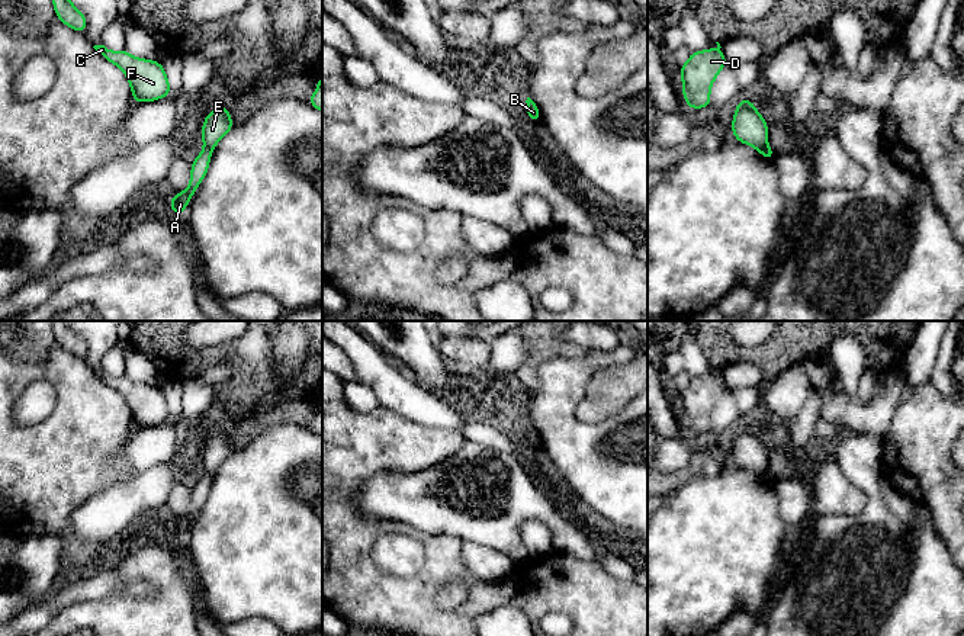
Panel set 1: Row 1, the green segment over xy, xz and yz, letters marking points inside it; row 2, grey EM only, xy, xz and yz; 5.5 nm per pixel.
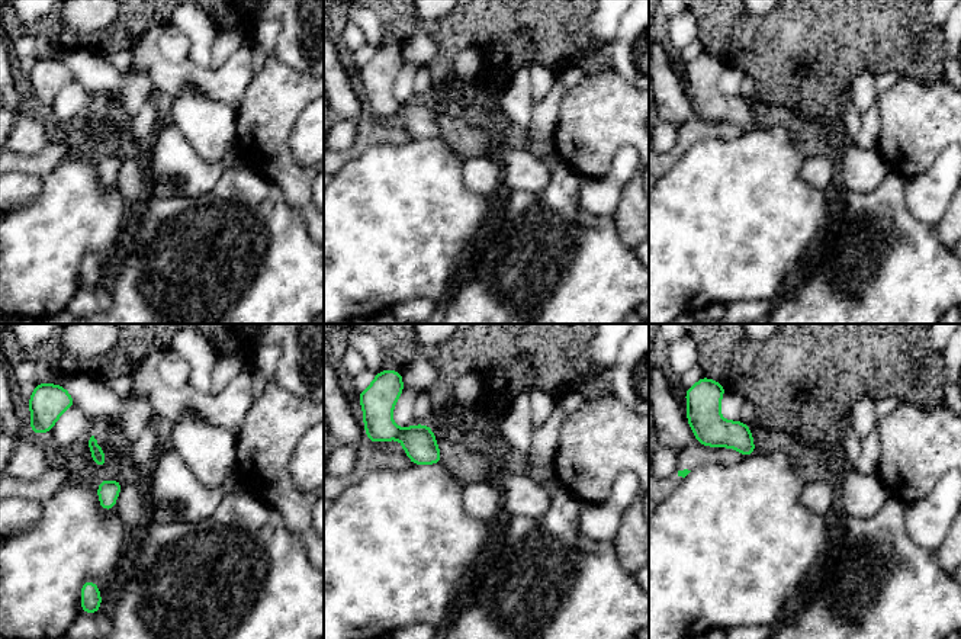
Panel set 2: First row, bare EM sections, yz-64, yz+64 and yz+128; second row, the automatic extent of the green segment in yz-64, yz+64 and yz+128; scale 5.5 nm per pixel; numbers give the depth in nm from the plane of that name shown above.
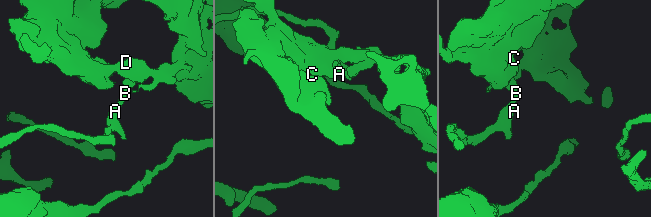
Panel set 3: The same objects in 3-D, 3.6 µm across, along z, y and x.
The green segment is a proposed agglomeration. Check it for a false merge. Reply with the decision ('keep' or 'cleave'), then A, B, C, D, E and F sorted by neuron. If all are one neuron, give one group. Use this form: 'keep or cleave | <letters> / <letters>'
cleave | A B / C D E F

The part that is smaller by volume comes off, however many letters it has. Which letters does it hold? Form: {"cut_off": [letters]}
{"cut_off": ["C", "D", "E", "F"]}

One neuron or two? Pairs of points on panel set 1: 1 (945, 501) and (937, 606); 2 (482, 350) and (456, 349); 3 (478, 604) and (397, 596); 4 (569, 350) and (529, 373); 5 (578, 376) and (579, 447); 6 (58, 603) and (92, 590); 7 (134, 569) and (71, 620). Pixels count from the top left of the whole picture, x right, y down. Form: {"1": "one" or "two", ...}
{"1": "two", "2": "one", "3": "one", "4": "one", "5": "one", "6": "one", "7": "one"}

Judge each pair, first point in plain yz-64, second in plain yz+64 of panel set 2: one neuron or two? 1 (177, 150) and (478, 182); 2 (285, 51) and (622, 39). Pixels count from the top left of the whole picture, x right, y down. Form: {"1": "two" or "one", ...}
{"1": "two", "2": "one"}

